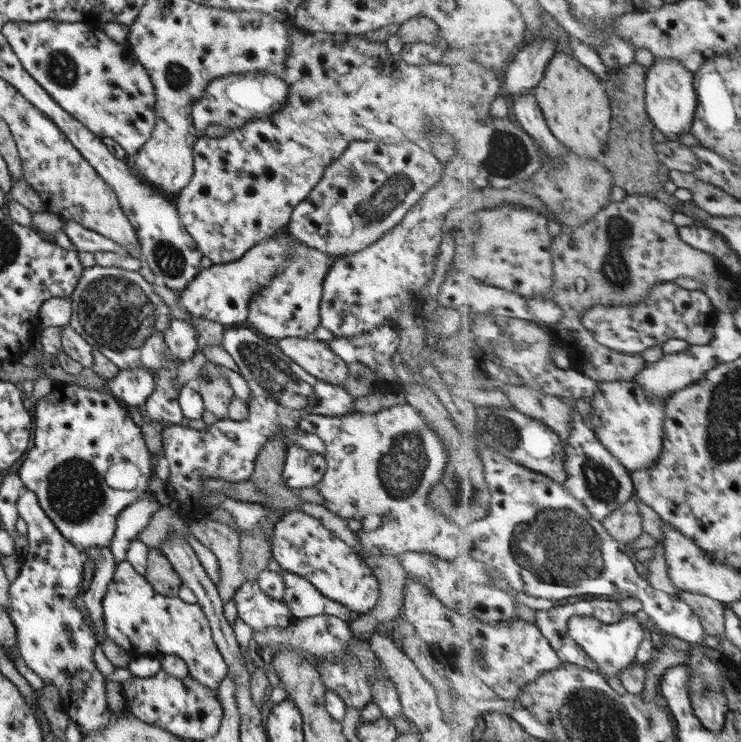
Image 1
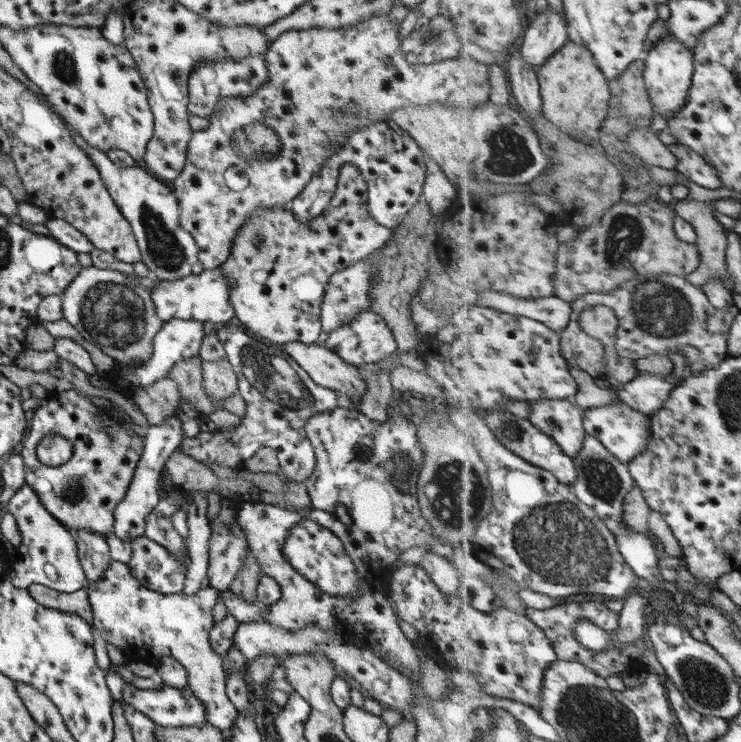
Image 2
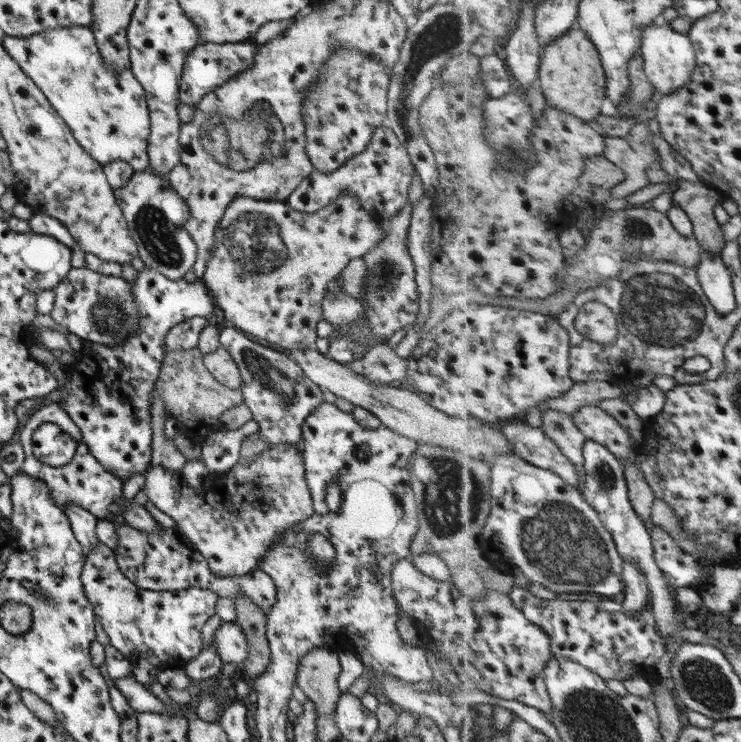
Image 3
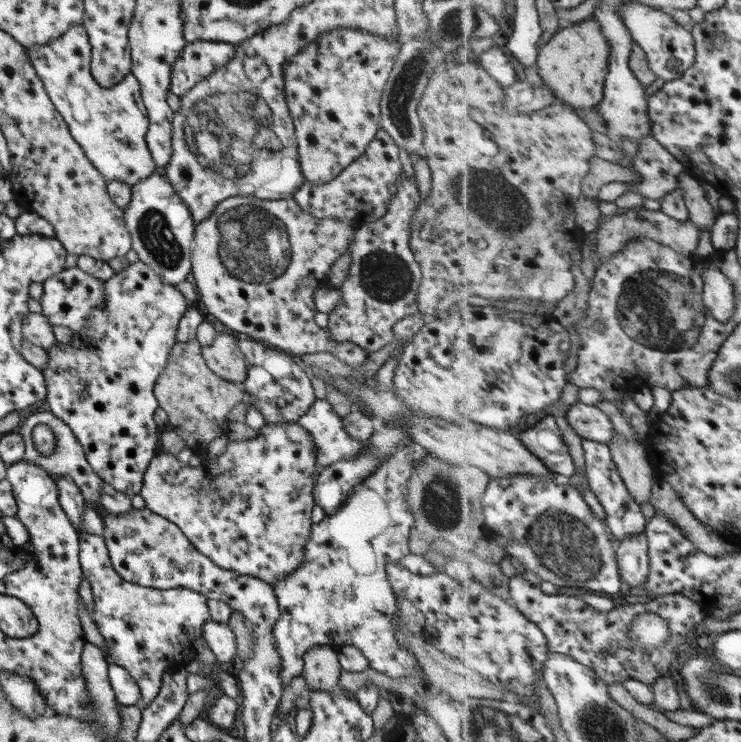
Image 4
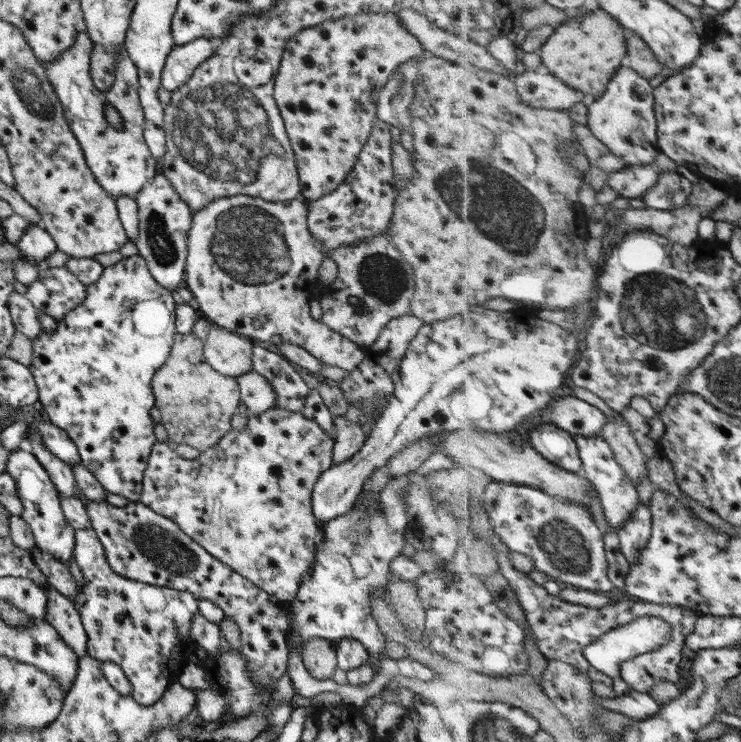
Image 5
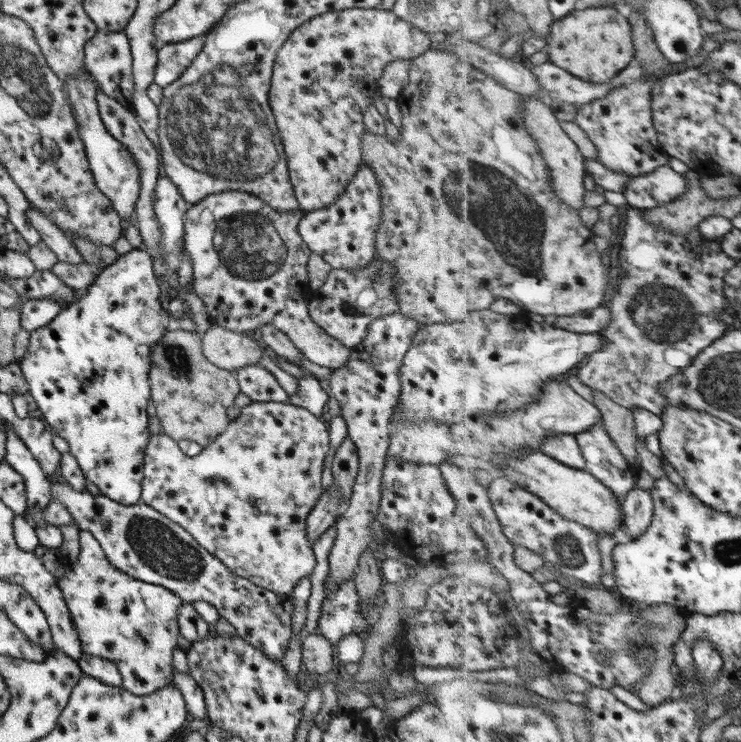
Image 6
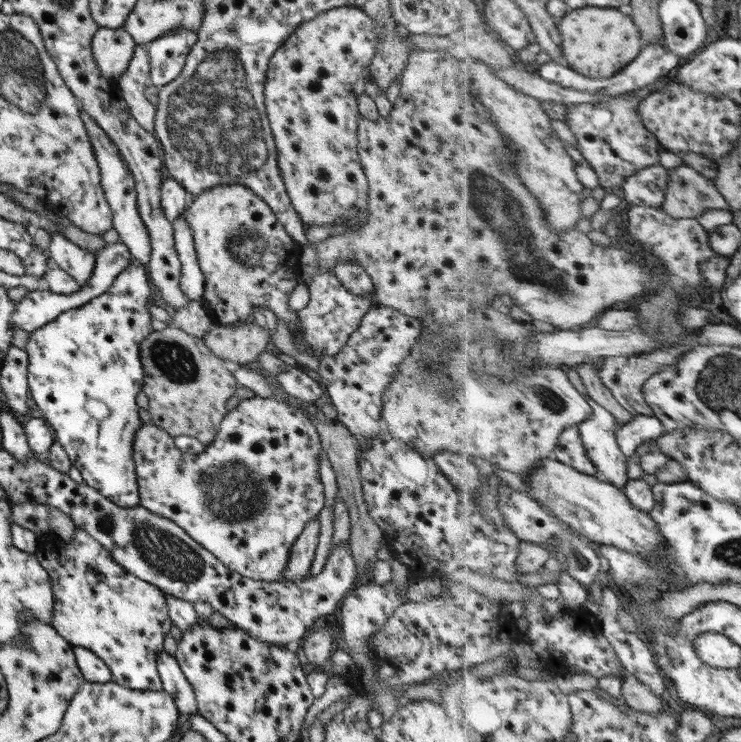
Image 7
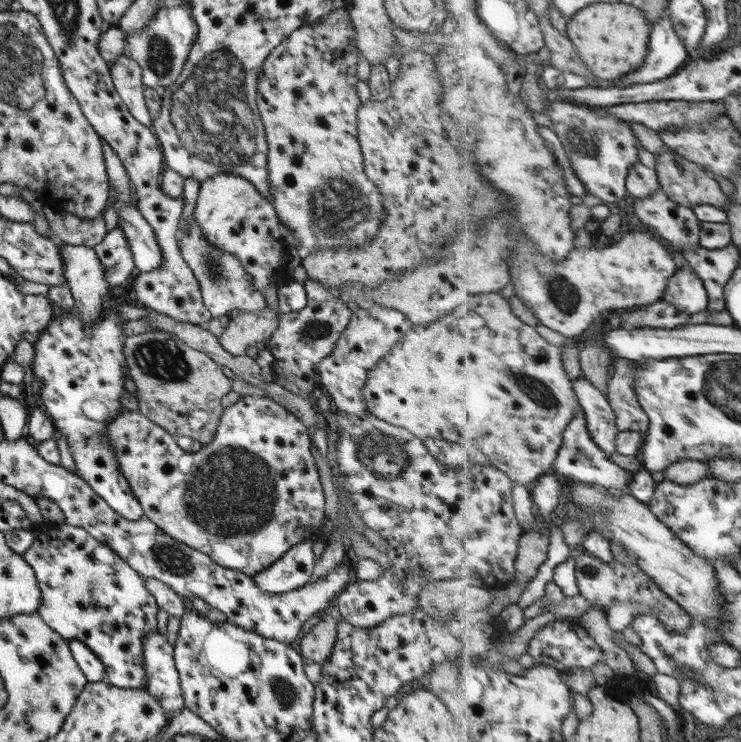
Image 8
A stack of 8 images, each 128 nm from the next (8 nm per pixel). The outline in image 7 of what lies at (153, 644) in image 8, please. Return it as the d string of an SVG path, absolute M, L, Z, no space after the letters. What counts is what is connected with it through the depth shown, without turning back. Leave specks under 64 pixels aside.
M166 651L156 654L156 671L161 681L161 688L173 699L173 704L179 713L193 715L196 713L196 702L193 689L183 676L176 658Z

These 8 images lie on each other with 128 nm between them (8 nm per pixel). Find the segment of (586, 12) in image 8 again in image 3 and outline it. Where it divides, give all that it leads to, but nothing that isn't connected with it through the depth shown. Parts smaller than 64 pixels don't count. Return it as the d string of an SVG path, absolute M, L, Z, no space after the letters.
M581 27L571 29L560 36L551 46L542 49L540 64L540 84L551 107L581 117L584 121L594 122L603 114L601 104L608 92L608 80L605 78L601 53L593 44L588 32Z

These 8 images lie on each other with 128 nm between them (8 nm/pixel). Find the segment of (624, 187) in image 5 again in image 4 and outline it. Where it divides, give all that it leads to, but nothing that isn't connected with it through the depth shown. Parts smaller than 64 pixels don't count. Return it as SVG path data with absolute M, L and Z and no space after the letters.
M653 134L646 136L631 165L640 174L639 182L629 182L629 190L646 198L660 200L679 186L679 174L687 170Z

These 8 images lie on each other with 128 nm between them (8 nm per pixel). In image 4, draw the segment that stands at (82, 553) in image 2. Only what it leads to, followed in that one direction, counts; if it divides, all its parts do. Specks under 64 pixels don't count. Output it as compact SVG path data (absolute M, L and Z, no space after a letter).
M66 476L55 477L54 483L58 490L58 503L67 515L73 530L83 533L81 529L81 515L87 505L75 483Z

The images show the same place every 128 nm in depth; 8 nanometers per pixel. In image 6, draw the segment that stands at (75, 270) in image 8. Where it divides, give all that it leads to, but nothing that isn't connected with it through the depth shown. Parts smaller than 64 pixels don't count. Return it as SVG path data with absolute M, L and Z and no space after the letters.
M29 206L26 210L26 217L31 226L38 232L47 249L55 254L58 262L71 265L79 265L83 262L72 242L67 240L63 236L62 230L58 229L41 211Z

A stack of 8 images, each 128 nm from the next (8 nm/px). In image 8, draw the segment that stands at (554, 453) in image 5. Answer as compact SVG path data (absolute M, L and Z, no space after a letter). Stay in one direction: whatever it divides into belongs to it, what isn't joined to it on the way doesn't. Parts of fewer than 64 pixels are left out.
M584 409L576 412L563 436L563 447L554 464L553 473L564 479L579 480L606 488L617 488L621 492L628 491L628 470L617 466L608 459L608 454L593 440L588 429L588 420Z

